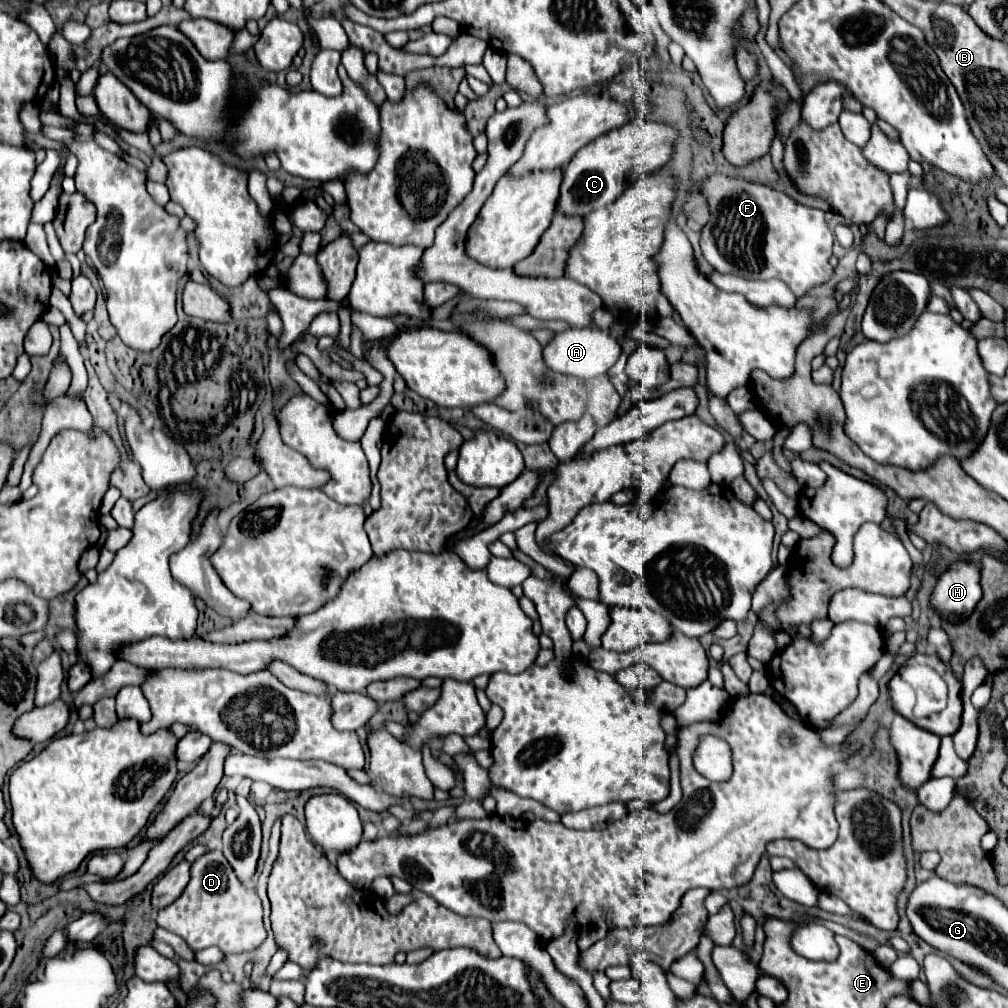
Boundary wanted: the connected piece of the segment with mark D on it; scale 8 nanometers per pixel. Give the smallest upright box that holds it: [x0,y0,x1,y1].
[157,849,267,955]

